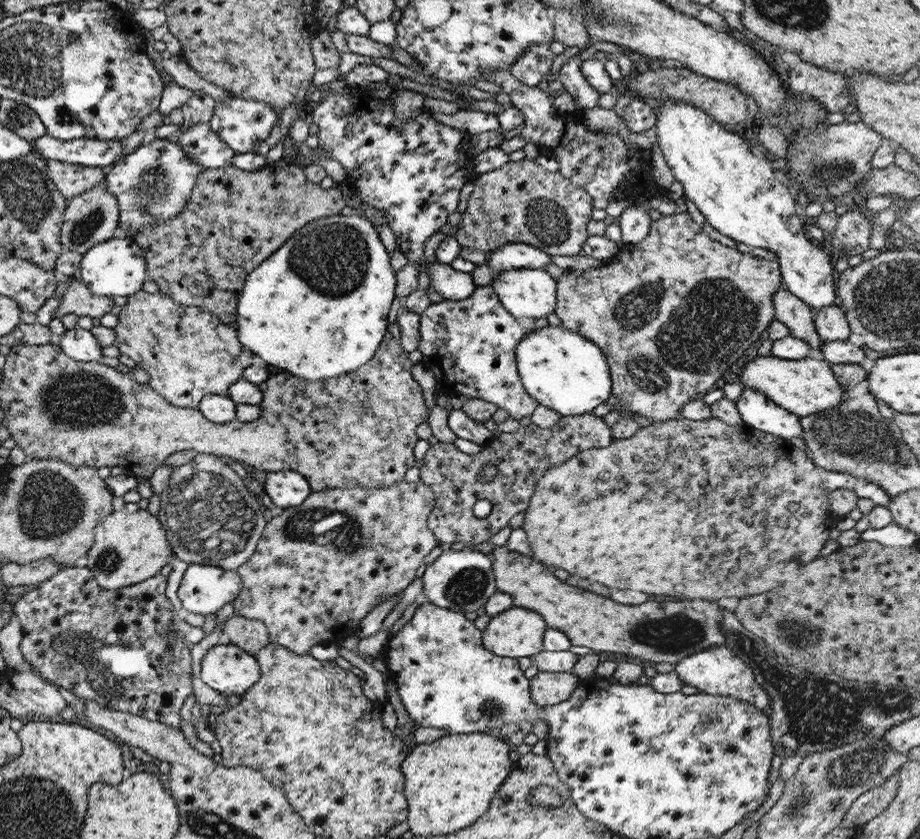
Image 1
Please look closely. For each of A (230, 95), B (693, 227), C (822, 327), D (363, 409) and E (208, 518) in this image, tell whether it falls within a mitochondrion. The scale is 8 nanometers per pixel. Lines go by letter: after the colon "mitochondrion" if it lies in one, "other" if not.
A: other
B: other
C: other
D: mitochondrion
E: mitochondrion

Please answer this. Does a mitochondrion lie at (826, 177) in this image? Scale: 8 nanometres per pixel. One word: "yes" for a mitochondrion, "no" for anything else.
yes

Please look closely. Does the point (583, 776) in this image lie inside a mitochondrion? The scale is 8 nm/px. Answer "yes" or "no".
no

